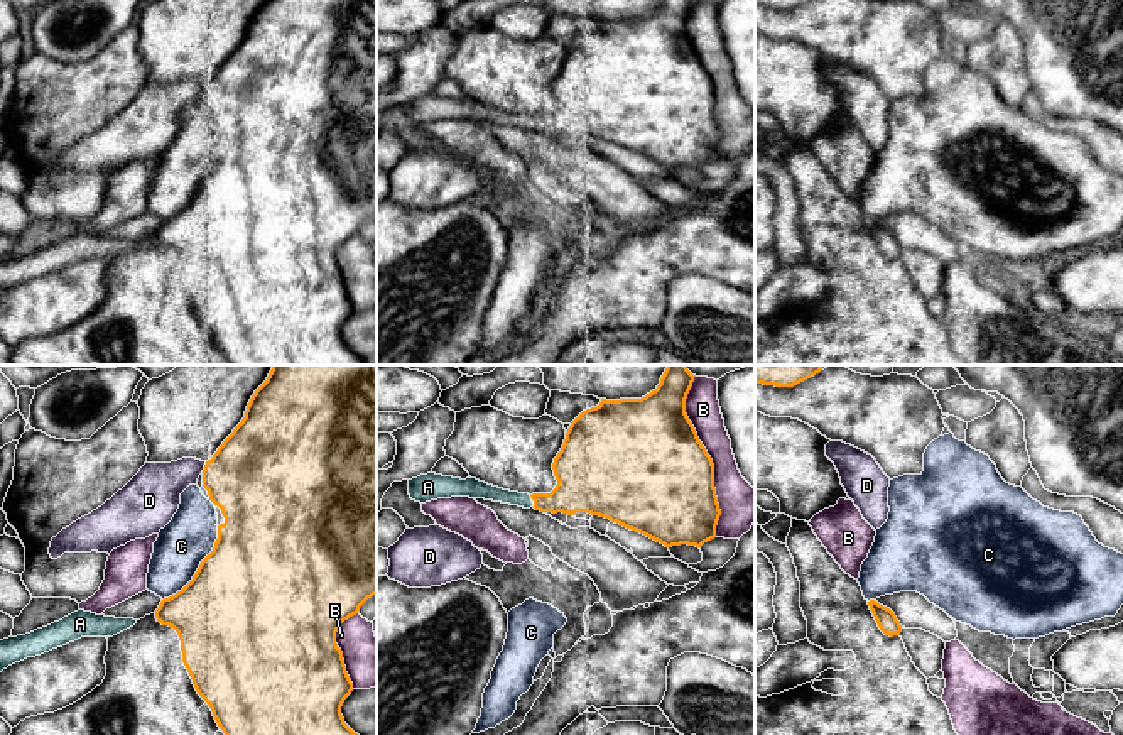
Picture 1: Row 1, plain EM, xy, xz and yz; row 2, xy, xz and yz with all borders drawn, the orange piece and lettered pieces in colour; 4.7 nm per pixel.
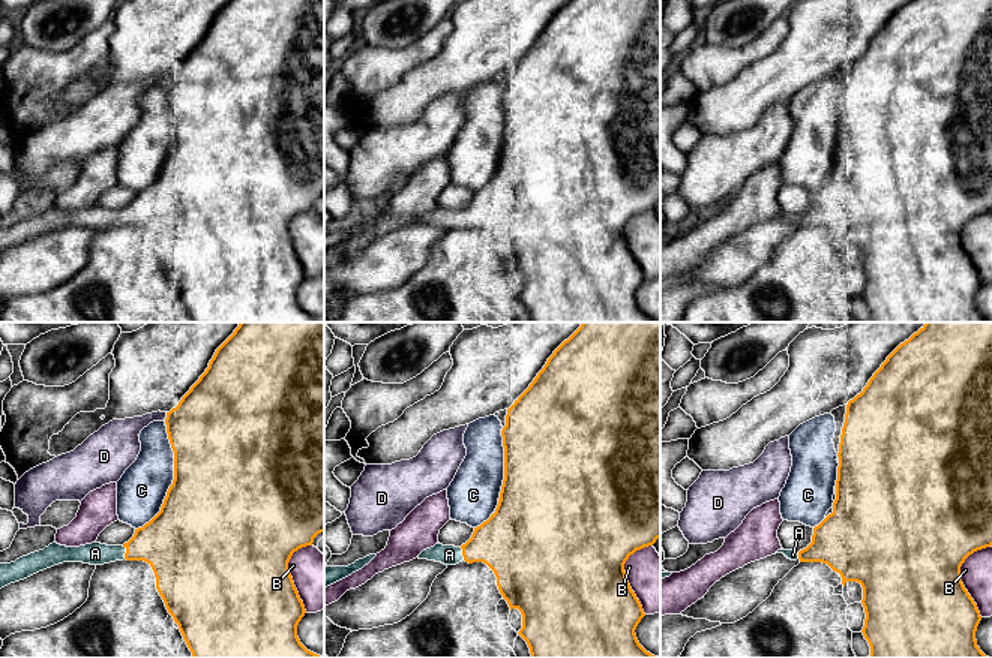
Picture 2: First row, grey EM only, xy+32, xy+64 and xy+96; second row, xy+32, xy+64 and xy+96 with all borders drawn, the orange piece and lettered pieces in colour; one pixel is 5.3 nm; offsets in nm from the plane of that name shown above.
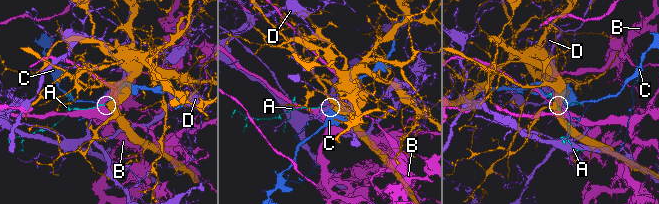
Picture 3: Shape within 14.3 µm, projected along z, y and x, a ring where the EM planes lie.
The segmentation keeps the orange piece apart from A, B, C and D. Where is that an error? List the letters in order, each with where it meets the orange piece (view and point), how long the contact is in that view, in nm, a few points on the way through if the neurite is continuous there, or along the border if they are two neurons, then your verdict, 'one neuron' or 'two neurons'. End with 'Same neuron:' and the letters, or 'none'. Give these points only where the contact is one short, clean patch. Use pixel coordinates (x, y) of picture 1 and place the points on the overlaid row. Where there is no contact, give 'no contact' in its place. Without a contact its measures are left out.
A: contact xz (532, 499); length 60 nm; way xz (583, 485), (563, 499), (532, 499), (514, 499), (482, 490); one neuron
B: contact xz (710, 457); length 800 nm; two neurons
C: contact xy (200, 566); length 440 nm; two neurons
D: contact xy (205, 467); length 60 nm; two neurons
Same neuron: A

